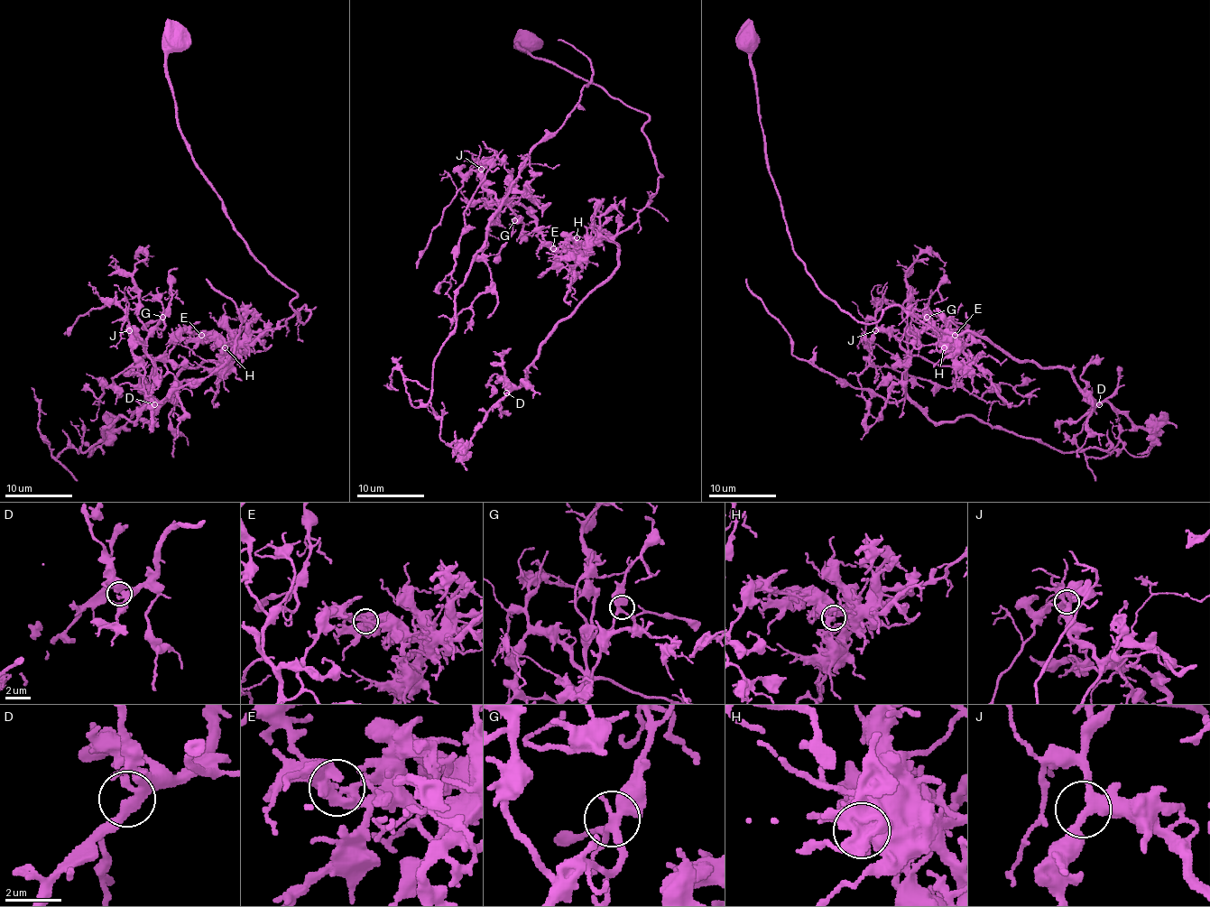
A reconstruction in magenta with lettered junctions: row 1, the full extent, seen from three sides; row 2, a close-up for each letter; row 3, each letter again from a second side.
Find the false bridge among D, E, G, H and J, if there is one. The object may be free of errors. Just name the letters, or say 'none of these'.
E

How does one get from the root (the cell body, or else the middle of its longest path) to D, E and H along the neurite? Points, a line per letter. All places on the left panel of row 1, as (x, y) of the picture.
D: (176, 42), (166, 75), (191, 159), (309, 319), (305, 305), (184, 367), (154, 404)
E: (176, 42), (166, 75), (191, 159), (246, 248), (297, 293), (304, 324), (309, 310), (238, 342), (201, 336)
H: (176, 42), (166, 75), (191, 159), (246, 248), (297, 293), (290, 307), (304, 324), (309, 310), (225, 347)

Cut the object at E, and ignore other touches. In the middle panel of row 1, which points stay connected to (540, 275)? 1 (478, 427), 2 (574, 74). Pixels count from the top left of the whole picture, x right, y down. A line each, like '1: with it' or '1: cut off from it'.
1: with it
2: with it

